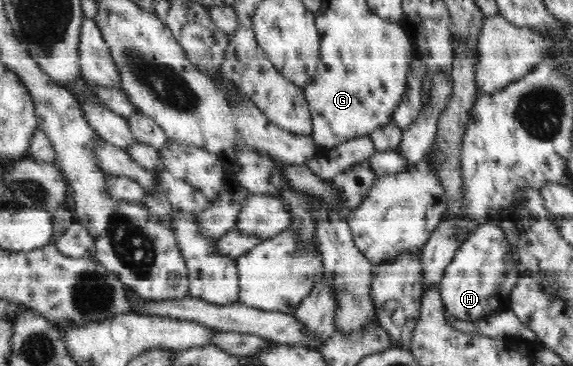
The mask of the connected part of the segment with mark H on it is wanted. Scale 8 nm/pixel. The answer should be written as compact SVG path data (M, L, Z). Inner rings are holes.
M499 221L478 223L475 230L476 232L457 248L450 266L447 266L443 274L442 282L439 282L441 298L449 316L471 322L509 310L510 294L520 277L517 265L511 259L510 244L499 226Z

